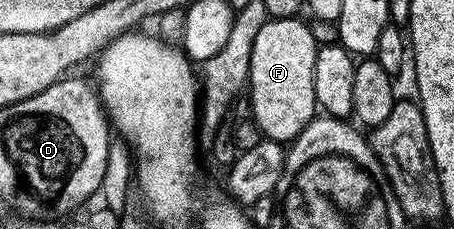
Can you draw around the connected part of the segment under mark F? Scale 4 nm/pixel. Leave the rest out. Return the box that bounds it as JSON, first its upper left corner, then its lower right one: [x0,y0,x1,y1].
[247,18,319,142]

